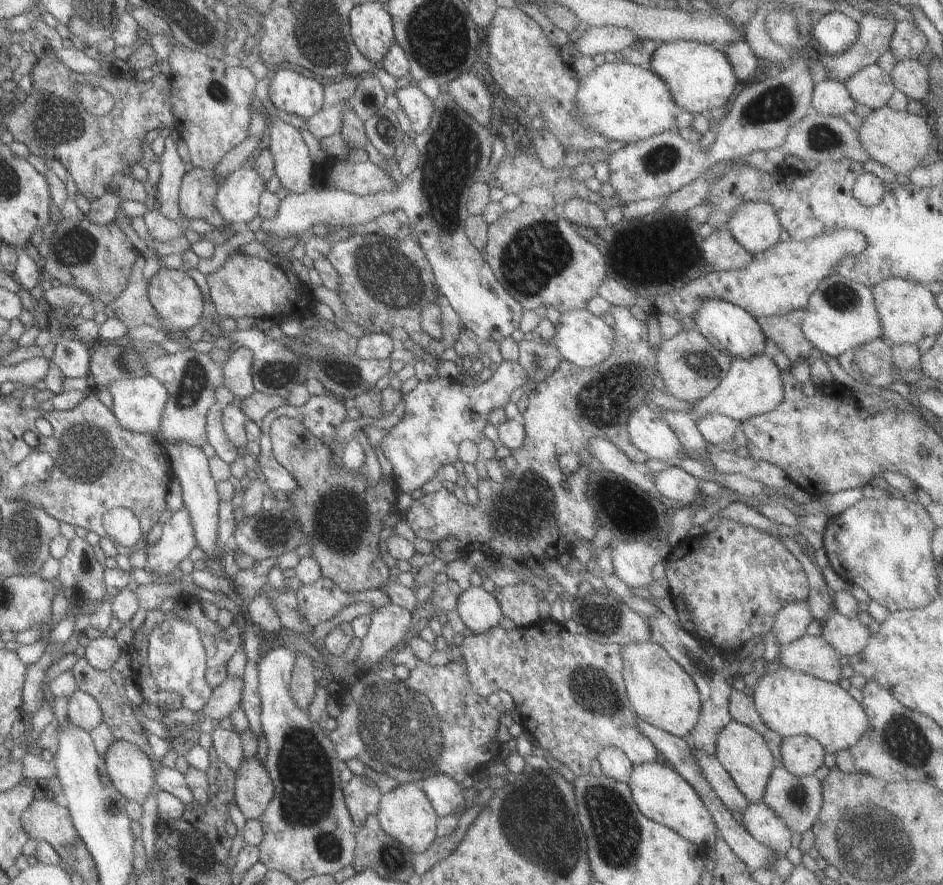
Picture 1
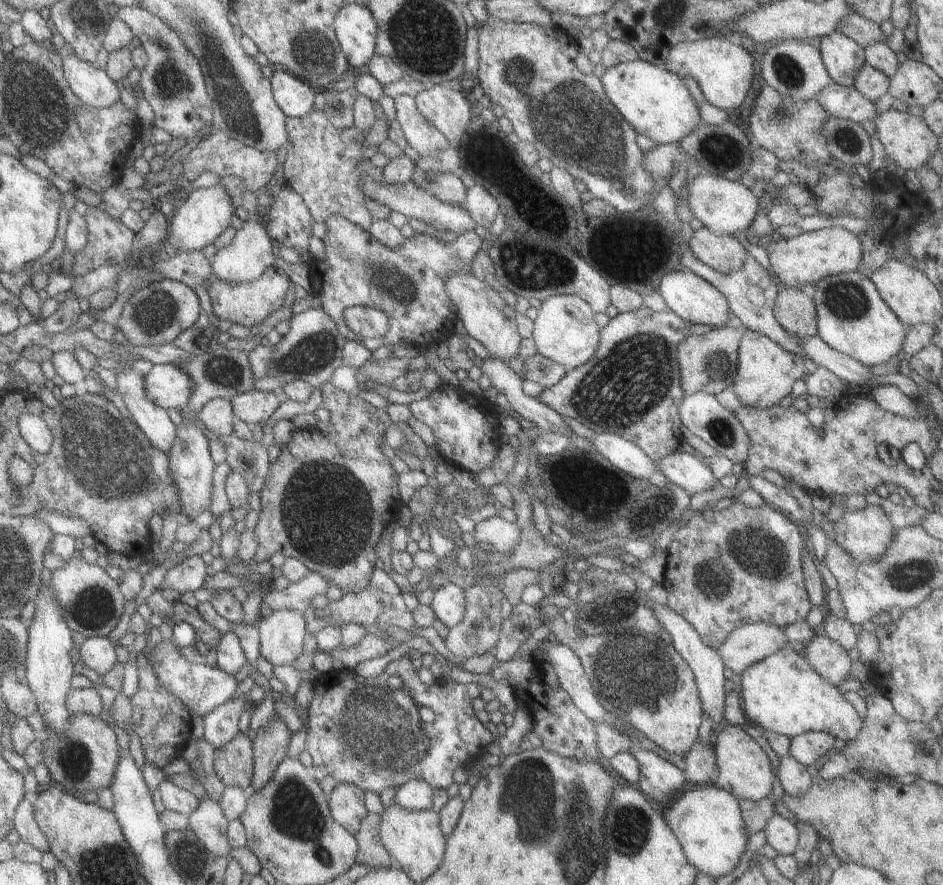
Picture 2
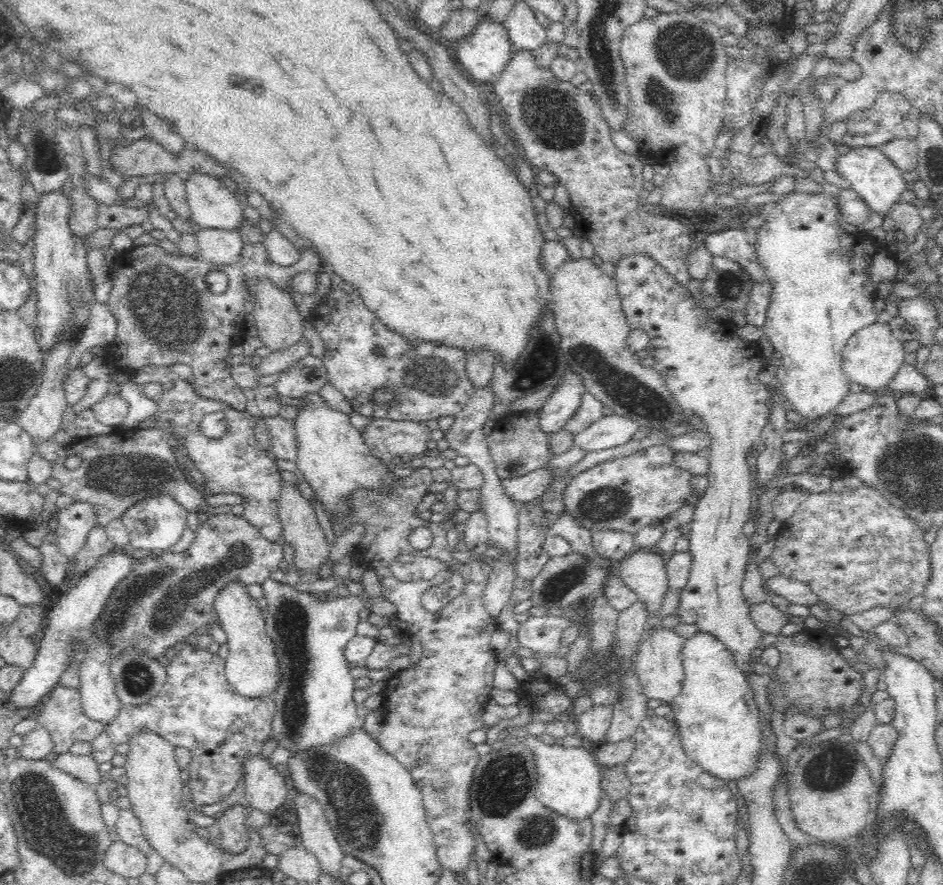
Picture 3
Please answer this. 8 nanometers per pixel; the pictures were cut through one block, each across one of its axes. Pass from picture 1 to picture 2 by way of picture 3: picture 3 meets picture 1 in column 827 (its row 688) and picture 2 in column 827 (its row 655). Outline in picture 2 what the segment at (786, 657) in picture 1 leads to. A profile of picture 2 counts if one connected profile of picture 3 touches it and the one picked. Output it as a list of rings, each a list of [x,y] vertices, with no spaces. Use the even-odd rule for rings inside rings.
[[[820,632],[804,645],[810,666],[832,686],[838,687],[849,678],[853,660],[843,646]]]

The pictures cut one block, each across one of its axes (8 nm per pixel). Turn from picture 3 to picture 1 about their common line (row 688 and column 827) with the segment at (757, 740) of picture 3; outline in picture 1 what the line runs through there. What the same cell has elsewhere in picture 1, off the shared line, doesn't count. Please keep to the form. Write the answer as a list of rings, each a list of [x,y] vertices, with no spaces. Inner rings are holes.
[[[778,665],[774,671],[765,673],[758,679],[753,691],[753,701],[764,724],[781,737],[806,735],[815,738],[826,752],[836,754],[854,746],[868,730],[866,711],[838,683]]]

